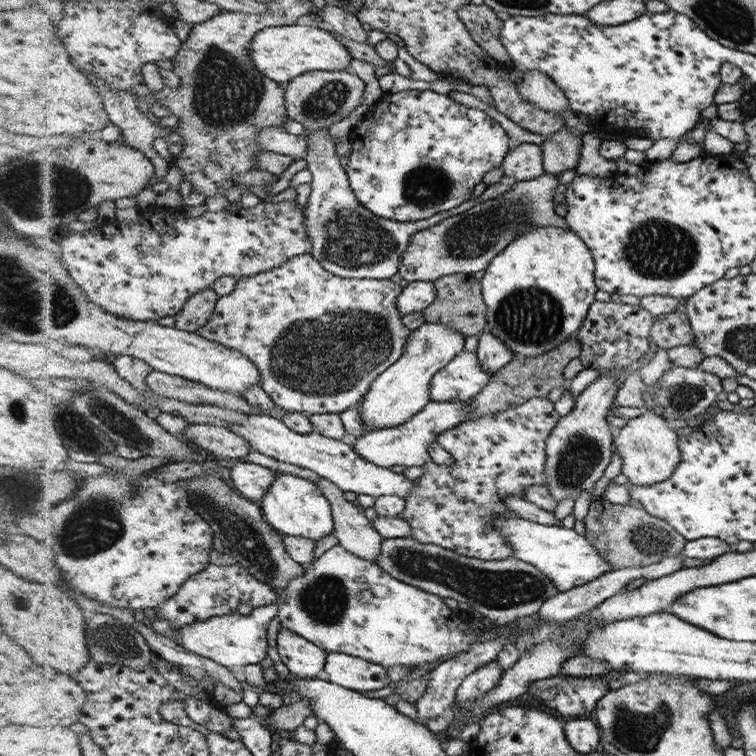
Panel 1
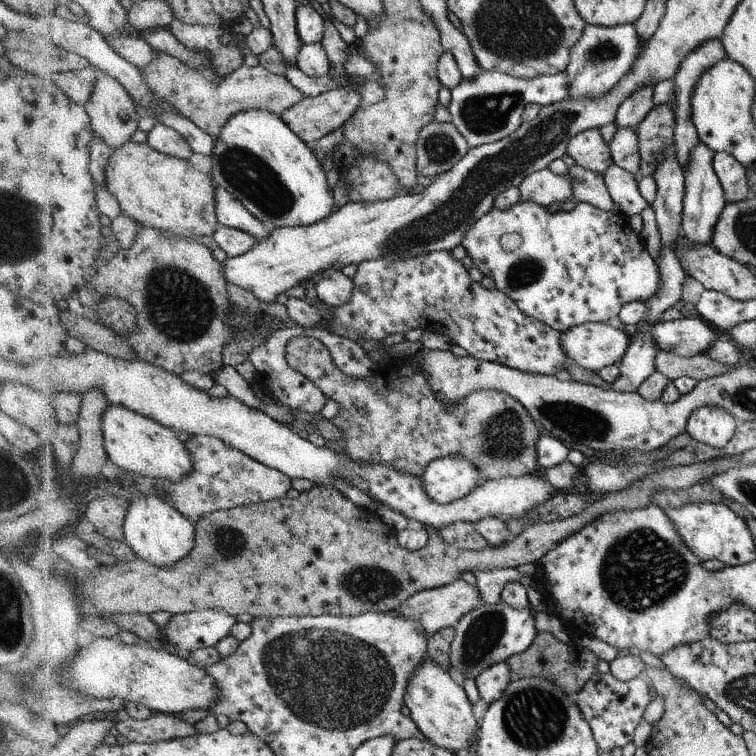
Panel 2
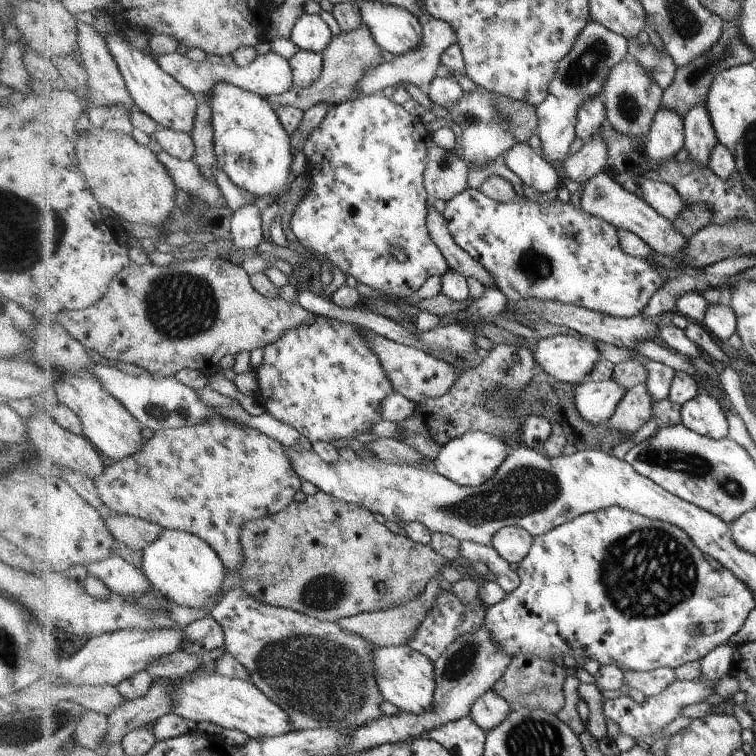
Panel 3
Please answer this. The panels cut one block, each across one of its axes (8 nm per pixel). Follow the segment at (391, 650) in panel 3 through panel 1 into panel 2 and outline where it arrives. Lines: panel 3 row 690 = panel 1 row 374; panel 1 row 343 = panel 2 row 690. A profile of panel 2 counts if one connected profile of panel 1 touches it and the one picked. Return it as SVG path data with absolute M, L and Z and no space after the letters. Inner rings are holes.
M424 658L416 672L410 676L404 703L418 730L437 747L462 755L478 739L478 722L472 713L472 704L466 691L452 680L448 669L438 666L432 658Z

